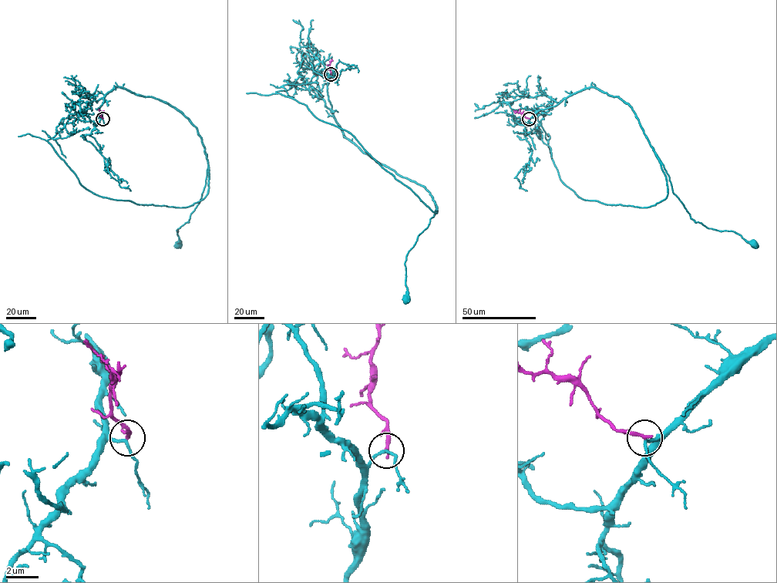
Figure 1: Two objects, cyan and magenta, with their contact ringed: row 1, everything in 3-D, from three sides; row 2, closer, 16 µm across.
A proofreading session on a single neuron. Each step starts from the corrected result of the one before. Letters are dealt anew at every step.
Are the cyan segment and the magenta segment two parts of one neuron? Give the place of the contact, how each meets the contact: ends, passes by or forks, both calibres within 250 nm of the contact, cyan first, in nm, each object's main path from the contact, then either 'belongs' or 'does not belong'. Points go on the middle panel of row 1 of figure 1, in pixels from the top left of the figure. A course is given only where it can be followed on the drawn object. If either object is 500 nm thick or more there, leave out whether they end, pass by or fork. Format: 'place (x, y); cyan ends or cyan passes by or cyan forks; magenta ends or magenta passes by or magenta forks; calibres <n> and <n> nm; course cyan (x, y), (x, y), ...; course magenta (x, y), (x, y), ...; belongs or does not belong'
place (331, 74); cyan passes by; magenta ends; calibres 150 and 240 nm; course cyan (331, 74), (328, 101), (344, 136), (379, 163), (422, 185), (435, 202), (434, 216), (406, 257), (406, 301); course magenta (331, 74), (329, 65), (333, 61); belongs

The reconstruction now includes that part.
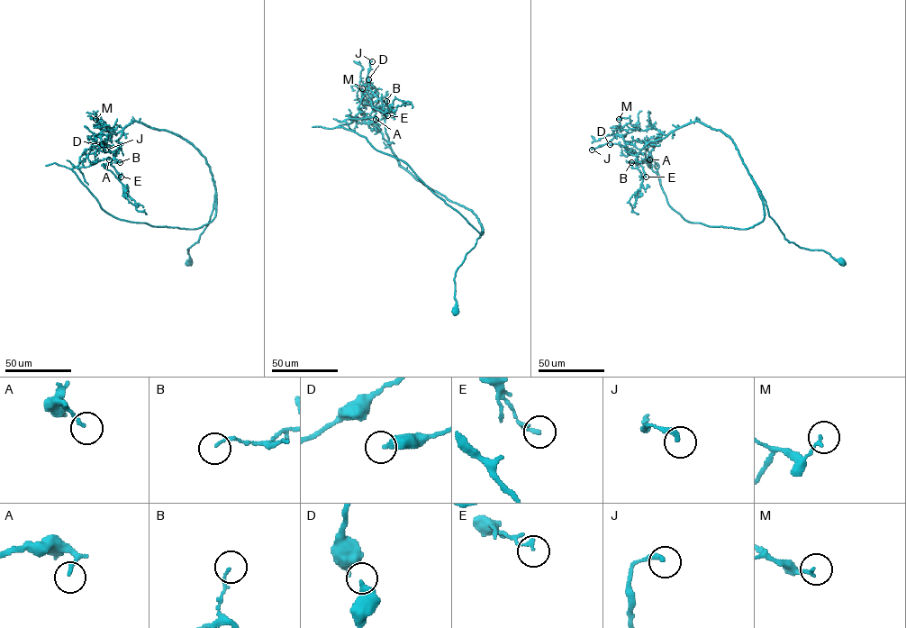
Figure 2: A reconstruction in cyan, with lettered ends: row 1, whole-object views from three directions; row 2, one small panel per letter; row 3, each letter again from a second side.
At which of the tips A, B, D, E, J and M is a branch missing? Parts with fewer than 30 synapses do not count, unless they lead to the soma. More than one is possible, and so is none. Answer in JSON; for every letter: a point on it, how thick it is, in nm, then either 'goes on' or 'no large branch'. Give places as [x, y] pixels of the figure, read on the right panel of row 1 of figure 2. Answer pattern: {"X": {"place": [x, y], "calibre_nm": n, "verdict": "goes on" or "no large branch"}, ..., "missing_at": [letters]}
{"A": {"place": [649, 159], "calibre_nm": 140, "verdict": "no large branch"}, "B": {"place": [631, 162], "calibre_nm": 120, "verdict": "no large branch"}, "D": {"place": [610, 144], "calibre_nm": 280, "verdict": "no large branch"}, "E": {"place": [646, 177], "calibre_nm": 180, "verdict": "no large branch"}, "J": {"place": [592, 150], "calibre_nm": 280, "verdict": "no large branch"}, "M": {"place": [619, 119], "calibre_nm": 120, "verdict": "no large branch"}, "missing_at": []}

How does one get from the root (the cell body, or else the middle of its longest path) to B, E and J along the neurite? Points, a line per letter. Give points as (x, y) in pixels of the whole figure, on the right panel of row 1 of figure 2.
B: (843, 261), (784, 239), (736, 145), (720, 130), (691, 122), (649, 141), (631, 162)
E: (843, 261), (784, 239), (736, 145), (720, 130), (693, 122), (649, 141), (637, 157), (646, 177)
J: (843, 261), (784, 239), (736, 145), (720, 130), (693, 122), (662, 132), (654, 145), (616, 134), (592, 150)

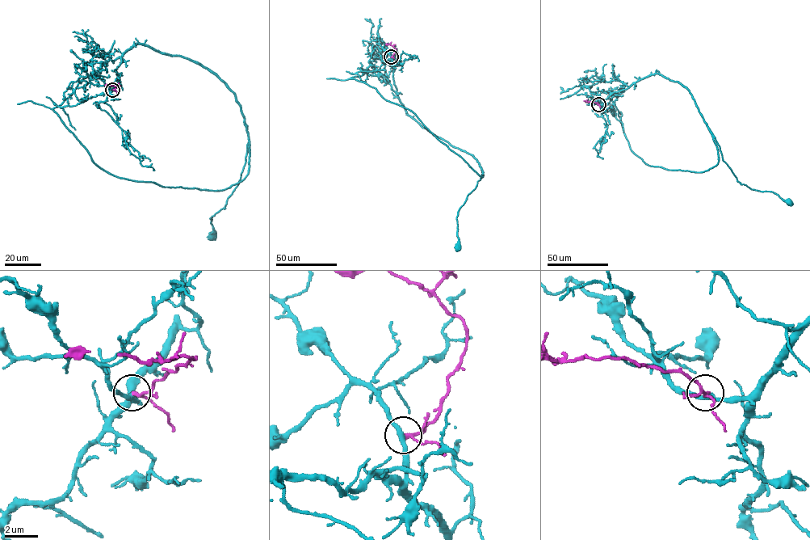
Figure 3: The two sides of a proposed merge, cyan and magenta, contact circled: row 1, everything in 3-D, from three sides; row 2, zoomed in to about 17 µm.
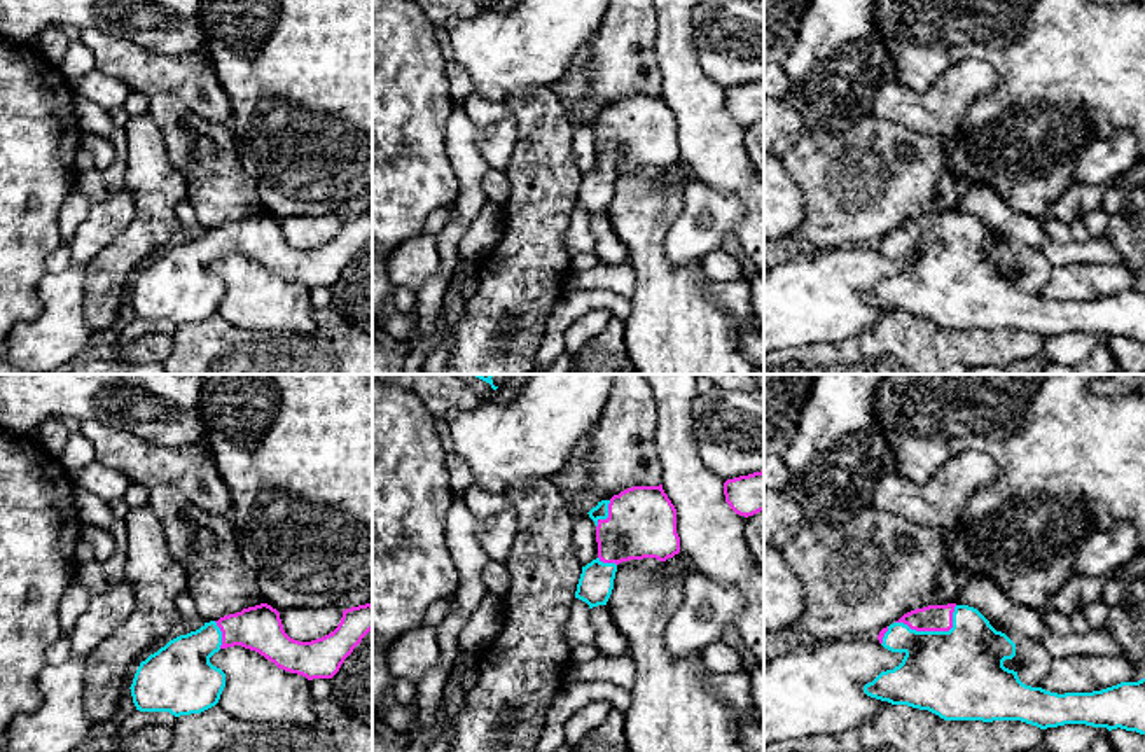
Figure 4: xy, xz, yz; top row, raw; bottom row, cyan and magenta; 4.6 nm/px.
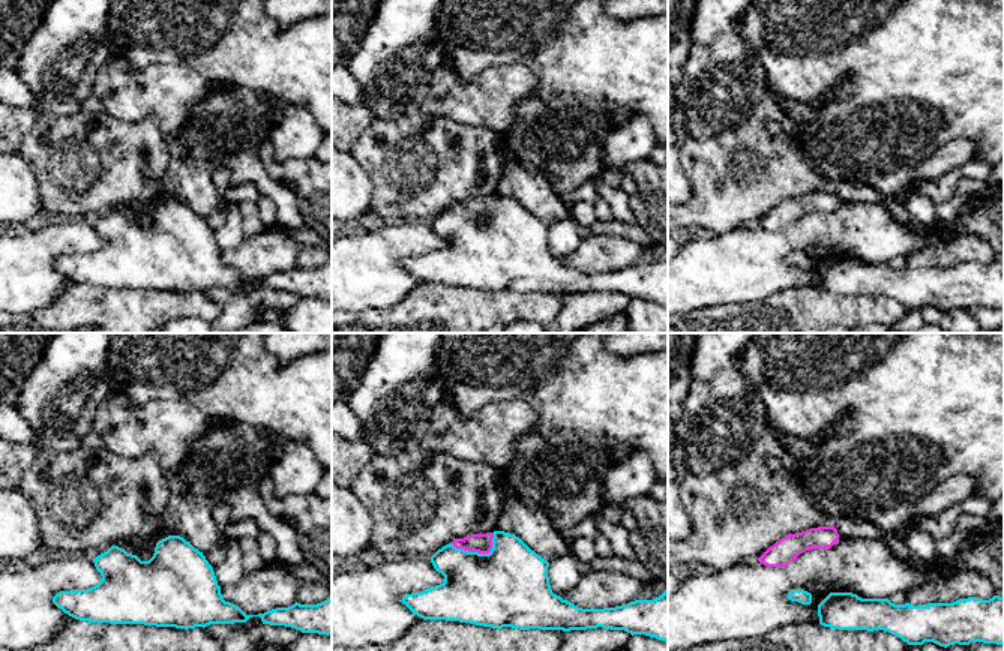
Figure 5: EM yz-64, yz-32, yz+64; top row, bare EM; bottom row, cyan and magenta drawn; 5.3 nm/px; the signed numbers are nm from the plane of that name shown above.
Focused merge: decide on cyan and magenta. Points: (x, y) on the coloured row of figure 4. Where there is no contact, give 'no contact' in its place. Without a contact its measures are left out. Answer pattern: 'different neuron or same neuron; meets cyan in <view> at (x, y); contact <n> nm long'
same neuron; meets cyan in yz at (934, 632); contact 300 nm long

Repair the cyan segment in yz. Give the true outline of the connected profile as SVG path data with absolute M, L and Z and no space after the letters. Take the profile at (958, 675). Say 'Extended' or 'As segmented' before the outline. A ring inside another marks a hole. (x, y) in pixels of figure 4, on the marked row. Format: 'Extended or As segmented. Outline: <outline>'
Extended. Outline: M947 603L911 610L883 628L878 640L885 649L906 656L899 666L864 686L871 698L928 710L944 721L1021 721L1040 729L1086 724L1145 735L1145 679L1065 694L1026 686L1017 672L1003 666L1005 659L1016 656L1016 644L974 607Z

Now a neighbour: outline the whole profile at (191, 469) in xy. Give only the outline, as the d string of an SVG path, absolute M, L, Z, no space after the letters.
M91 420L80 421L80 432L94 446L96 460L126 476L131 484L177 488L212 514L226 514L232 505L208 444L163 446Z

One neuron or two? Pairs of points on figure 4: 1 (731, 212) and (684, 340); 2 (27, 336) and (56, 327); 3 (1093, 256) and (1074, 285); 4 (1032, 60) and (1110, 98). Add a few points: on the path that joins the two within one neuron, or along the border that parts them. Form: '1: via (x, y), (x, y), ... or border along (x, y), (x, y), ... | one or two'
1: border along (665, 236), (665, 256), (672, 263), (700, 261) | two
2: via (34, 336), (49, 334) | one
3: border along (1124, 263), (1067, 263), (1053, 268) | two
4: via (1051, 60), (1091, 79) | one

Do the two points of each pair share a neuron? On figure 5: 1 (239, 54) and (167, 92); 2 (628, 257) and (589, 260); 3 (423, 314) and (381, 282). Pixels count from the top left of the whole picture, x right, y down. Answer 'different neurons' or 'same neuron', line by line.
1: different neurons
2: same neuron
3: different neurons

